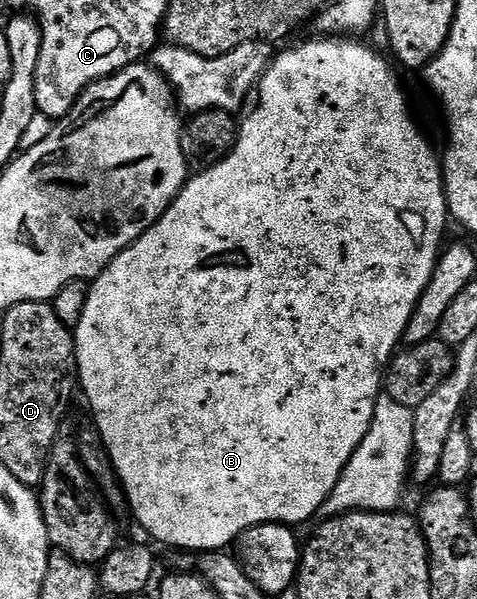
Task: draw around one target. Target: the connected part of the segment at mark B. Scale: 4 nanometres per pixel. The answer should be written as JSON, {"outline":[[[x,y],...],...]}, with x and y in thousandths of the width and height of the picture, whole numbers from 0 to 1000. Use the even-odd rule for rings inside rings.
{"outline":[[[683,58],[667,67],[675,68],[642,68],[635,75],[604,83],[602,88],[585,87],[577,93],[564,115],[541,137],[537,155],[539,160],[549,160],[541,169],[541,177],[516,197],[505,197],[499,232],[491,237],[491,247],[451,275],[409,287],[373,321],[371,332],[352,346],[342,362],[262,419],[247,422],[229,446],[191,471],[184,506],[178,508],[170,536],[164,538],[151,556],[155,598],[164,603],[159,629],[161,634],[172,634],[172,649],[180,654],[180,666],[210,723],[208,735],[229,758],[231,773],[262,825],[262,841],[281,855],[283,866],[298,875],[298,883],[310,895],[325,896],[335,908],[358,910],[365,917],[465,920],[488,912],[499,895],[512,886],[539,876],[579,873],[625,880],[631,870],[675,856],[675,843],[688,833],[688,826],[696,826],[696,813],[704,813],[730,766],[738,766],[746,746],[755,746],[763,726],[771,726],[784,681],[805,649],[805,624],[830,584],[845,574],[855,539],[864,533],[876,501],[889,492],[906,466],[910,447],[918,442],[922,417],[929,414],[927,394],[935,389],[939,351],[935,304],[927,292],[922,255],[920,250],[914,252],[901,244],[899,232],[885,224],[883,212],[868,204],[860,169],[851,164],[849,152],[843,150],[843,135],[826,124],[828,110],[824,107],[818,110],[788,83],[774,82],[759,65],[736,65],[725,58]]]}

